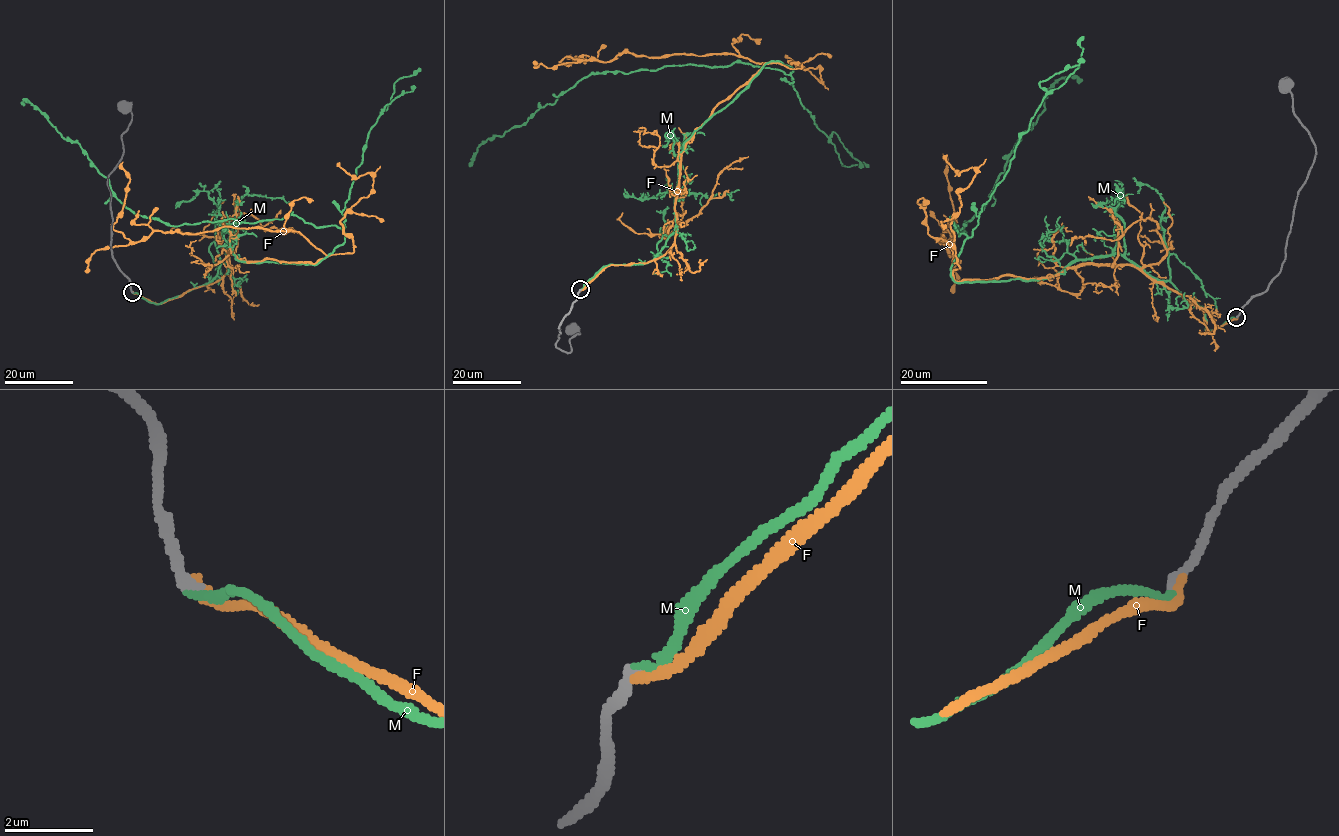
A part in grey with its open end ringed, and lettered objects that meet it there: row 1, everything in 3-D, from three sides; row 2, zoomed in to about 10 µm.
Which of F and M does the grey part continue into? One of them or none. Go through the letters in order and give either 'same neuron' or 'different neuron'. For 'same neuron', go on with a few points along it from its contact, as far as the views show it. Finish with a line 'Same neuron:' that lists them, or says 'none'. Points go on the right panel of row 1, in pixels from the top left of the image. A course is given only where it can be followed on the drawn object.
F: different neuron
M: same neuron; course (1237, 318), (1207, 332), (1119, 254), (951, 277), (952, 220), (966, 233), (1047, 90), (1082, 80)
Same neuron: M

